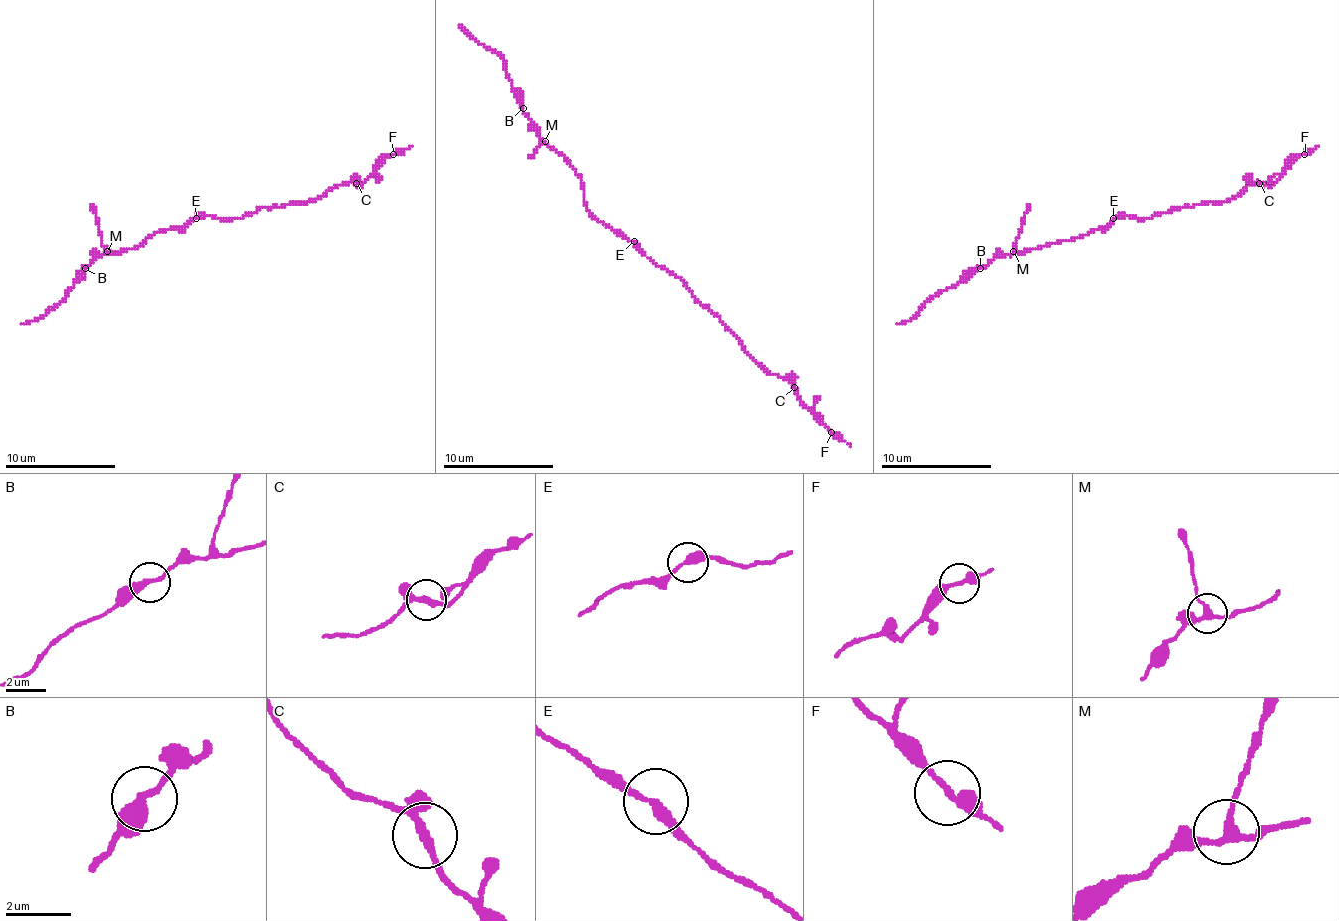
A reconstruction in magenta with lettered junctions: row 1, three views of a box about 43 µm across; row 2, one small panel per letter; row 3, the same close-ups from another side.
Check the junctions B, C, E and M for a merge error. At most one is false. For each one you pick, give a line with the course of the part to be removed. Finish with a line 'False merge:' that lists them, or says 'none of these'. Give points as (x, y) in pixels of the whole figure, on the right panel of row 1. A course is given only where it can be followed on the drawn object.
C: Course of the part to remove: (1260, 182), (1271, 185), (1299, 157), (1318, 146)
False merge: C

